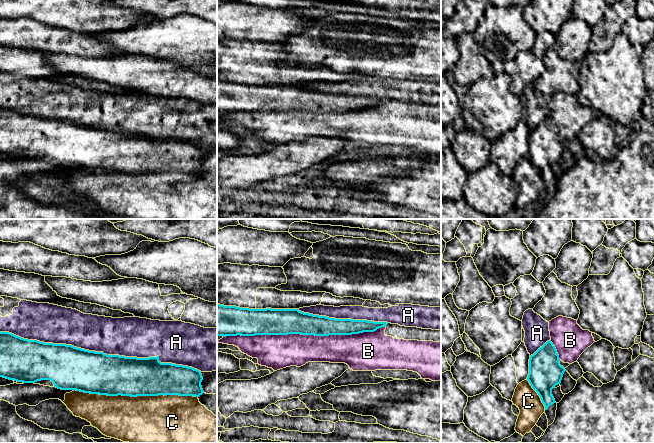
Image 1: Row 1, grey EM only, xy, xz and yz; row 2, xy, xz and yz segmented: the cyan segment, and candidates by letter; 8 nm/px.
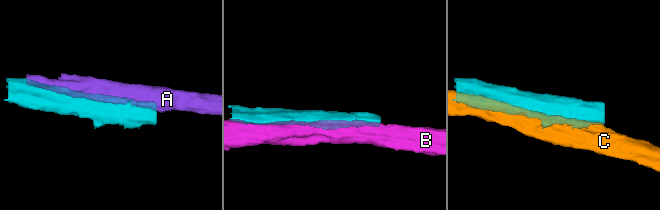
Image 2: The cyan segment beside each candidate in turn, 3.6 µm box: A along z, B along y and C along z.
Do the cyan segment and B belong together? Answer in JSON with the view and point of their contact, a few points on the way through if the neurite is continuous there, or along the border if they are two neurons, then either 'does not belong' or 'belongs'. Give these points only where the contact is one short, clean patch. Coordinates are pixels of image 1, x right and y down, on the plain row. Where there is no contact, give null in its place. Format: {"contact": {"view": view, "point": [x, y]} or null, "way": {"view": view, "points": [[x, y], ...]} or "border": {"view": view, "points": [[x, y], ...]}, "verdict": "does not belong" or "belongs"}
{"contact": {"view": "xz", "point": [304, 110]}, "verdict": "does not belong"}

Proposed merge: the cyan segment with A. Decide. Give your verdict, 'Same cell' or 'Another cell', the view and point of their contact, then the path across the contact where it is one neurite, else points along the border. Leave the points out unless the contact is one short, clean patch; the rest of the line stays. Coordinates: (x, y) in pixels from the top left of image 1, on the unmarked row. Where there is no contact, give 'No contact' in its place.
Another cell. Touches cyan at xy (101, 128)

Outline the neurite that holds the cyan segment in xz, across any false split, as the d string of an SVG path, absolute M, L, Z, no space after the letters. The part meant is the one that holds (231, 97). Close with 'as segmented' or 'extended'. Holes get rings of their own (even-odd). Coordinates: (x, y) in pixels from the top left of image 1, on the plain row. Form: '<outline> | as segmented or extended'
M217 80L217 112L352 111L374 108L387 98L335 95L298 85L249 85Z | as segmented

